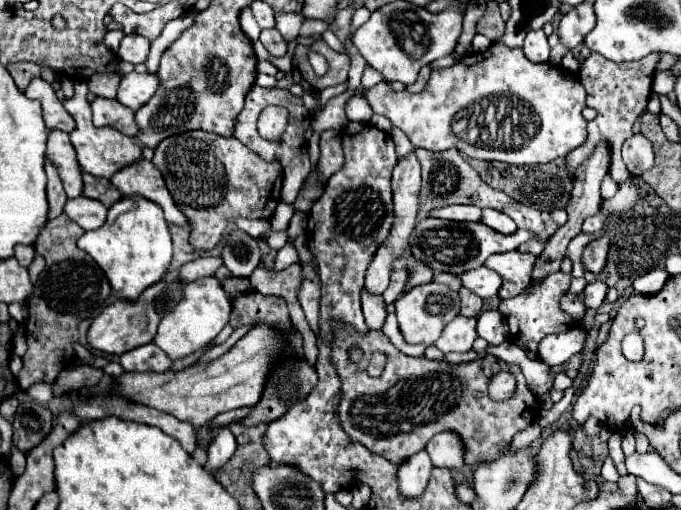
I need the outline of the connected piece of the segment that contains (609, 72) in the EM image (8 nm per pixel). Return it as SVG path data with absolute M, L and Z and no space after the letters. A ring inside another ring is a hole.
M592 54L588 60L584 60L578 78L586 88L586 104L594 110L598 110L598 116L594 120L588 122L588 140L586 144L582 144L580 148L576 148L576 152L570 152L566 156L566 168L570 172L570 176L574 176L574 168L578 168L592 152L592 148L600 142L600 140L608 140L608 144L612 144L612 168L610 168L610 176L622 184L624 180L630 178L628 170L624 168L622 160L620 160L620 144L632 136L632 126L636 122L636 118L646 110L648 104L648 96L650 96L650 86L652 86L652 78L654 78L654 66L658 62L660 54L652 54L646 56L644 60L638 62L628 62L628 64L612 64L610 60L604 60L604 56L600 54Z

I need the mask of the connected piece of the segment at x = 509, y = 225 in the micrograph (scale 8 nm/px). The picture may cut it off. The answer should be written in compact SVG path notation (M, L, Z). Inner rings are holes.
M484 208L484 224L490 226L492 230L500 232L500 234L514 234L518 230L518 226L512 222L510 216L504 216L504 214L498 214L490 208Z

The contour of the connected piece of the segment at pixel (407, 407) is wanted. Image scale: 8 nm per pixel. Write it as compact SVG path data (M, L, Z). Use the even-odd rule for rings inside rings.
M370 330L368 340L340 332L340 336L336 336L336 364L340 364L342 380L342 398L338 406L342 428L352 440L390 462L406 460L420 452L434 434L452 430L462 438L464 462L472 466L496 456L496 452L500 452L504 444L510 444L512 436L532 424L538 414L538 398L528 390L518 364L508 364L518 380L518 392L506 402L490 402L488 398L488 382L496 372L496 362L486 362L484 358L476 362L448 364L444 360L432 362L426 356L412 358L394 348L382 332ZM352 346L364 350L364 356L356 362L348 356ZM372 352L384 352L388 356L386 370L378 378L372 378L366 372Z

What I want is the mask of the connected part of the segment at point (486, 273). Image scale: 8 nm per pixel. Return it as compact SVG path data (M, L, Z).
M480 266L476 270L470 270L470 272L464 272L460 276L464 288L472 290L474 294L478 294L480 298L492 298L498 294L500 286L502 286L502 278L500 274L492 272L490 268L486 266Z

